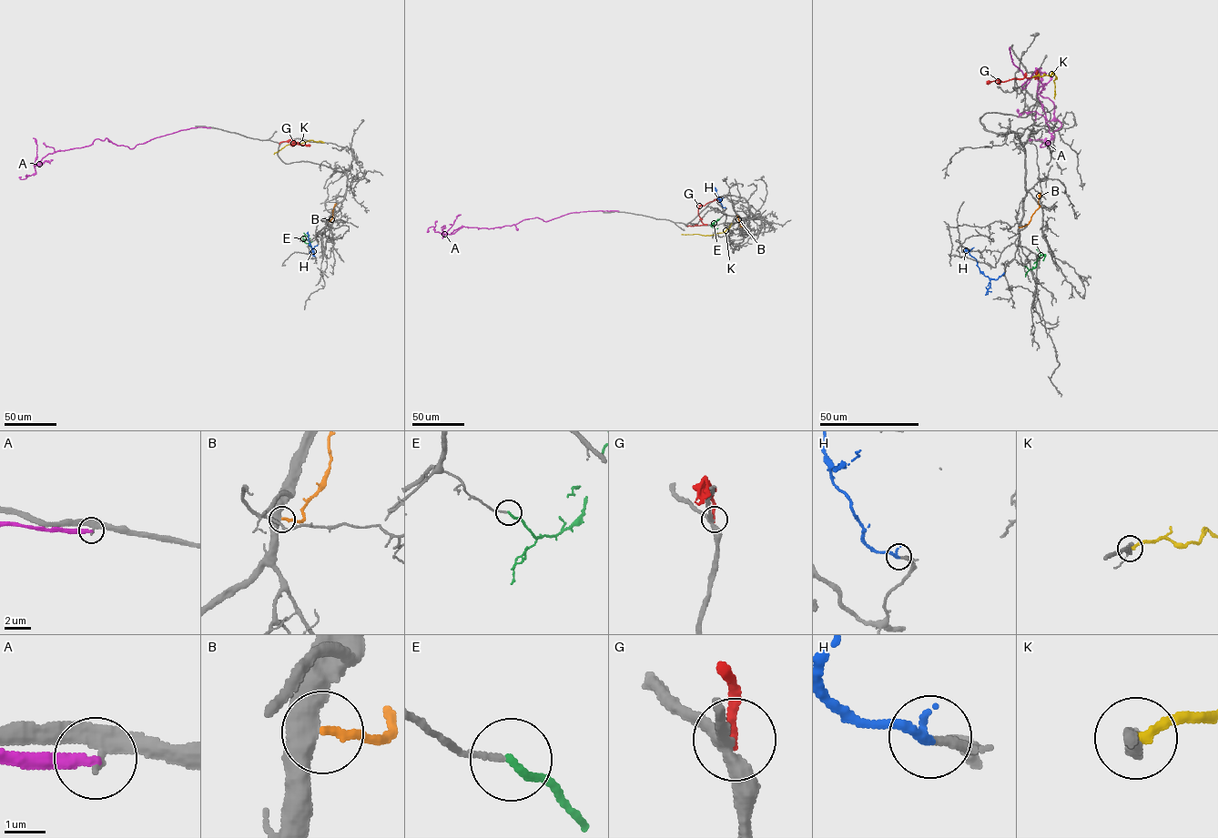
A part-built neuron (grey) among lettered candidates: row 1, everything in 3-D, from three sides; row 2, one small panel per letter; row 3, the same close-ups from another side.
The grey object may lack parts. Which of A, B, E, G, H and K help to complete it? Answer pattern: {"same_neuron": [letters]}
{"same_neuron": ["E", "H"]}

